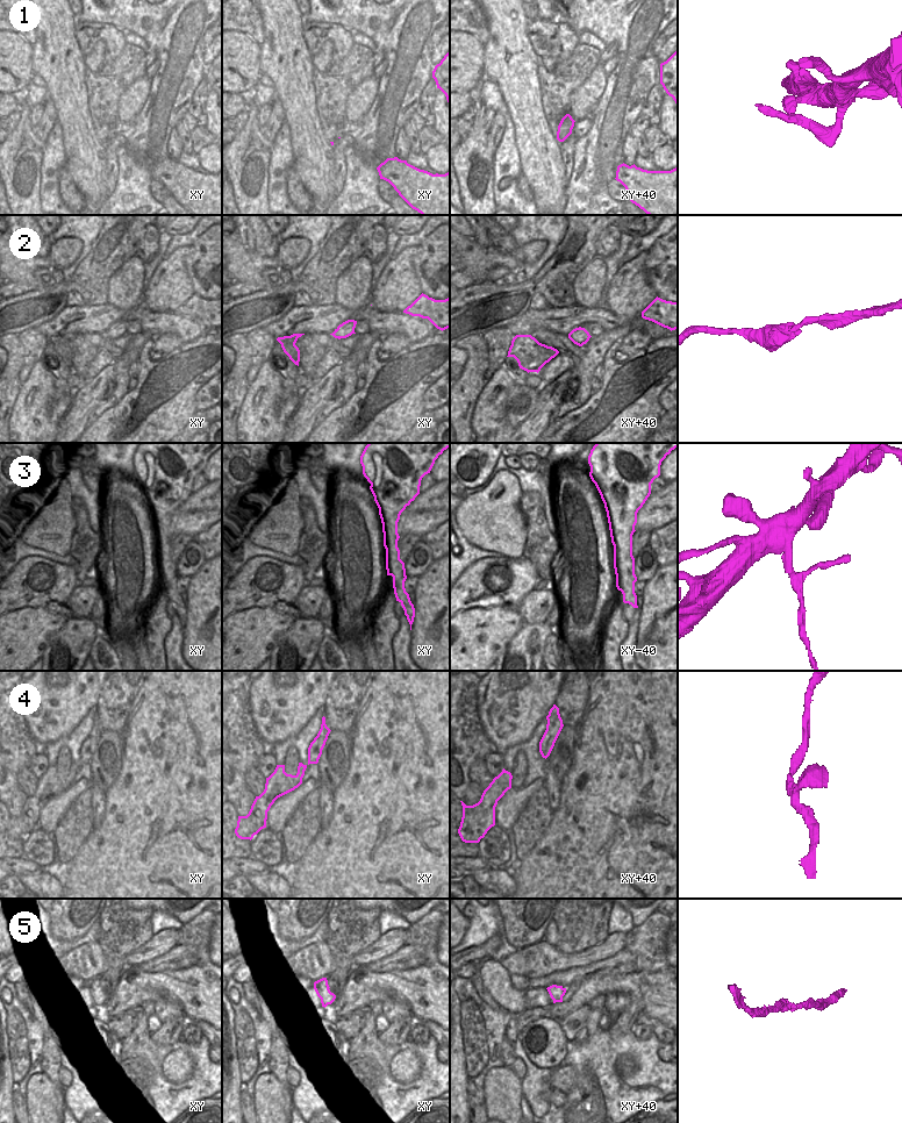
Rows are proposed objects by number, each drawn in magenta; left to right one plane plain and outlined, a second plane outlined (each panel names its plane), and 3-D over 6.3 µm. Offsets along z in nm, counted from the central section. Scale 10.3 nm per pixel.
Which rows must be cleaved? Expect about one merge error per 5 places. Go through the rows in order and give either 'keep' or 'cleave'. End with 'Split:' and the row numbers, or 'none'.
1: keep
2: keep
3: keep
4: keep
5: keep
Split: none

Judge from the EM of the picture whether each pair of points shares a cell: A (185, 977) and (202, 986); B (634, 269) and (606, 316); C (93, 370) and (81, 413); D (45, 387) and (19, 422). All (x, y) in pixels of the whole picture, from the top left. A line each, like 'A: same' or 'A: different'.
A: same
B: different
C: different
D: same

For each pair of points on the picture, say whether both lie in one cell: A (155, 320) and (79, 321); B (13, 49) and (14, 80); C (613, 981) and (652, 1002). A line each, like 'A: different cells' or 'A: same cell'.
A: same cell
B: same cell
C: same cell

